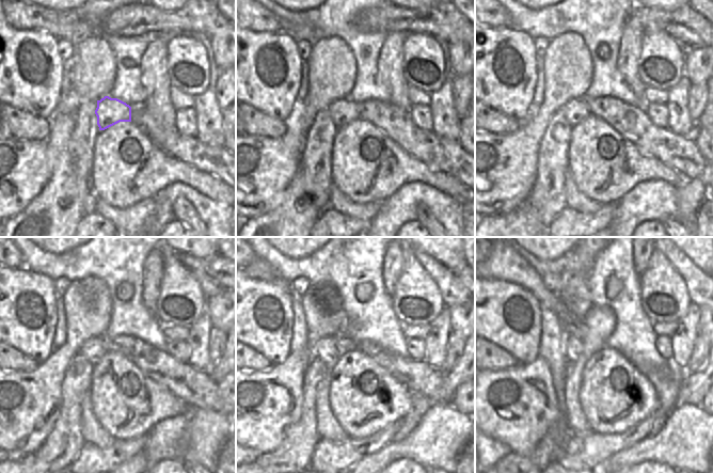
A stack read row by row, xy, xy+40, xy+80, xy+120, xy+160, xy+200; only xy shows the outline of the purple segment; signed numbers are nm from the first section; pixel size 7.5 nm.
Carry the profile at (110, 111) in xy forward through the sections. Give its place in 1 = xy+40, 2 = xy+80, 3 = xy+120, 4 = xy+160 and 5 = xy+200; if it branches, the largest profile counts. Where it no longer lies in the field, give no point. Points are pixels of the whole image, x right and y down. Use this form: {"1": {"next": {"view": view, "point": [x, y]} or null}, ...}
{"1": {"next": {"view": "xy+40", "point": [344, 111]}}, "2": {"next": {"view": "xy+80", "point": [575, 111]}}, "3": {"next": {"view": "xy+120", "point": [93, 349]}}, "4": {"next": {"view": "xy+160", "point": [326, 349]}}, "5": {"next": {"view": "xy+200", "point": [572, 345]}}}

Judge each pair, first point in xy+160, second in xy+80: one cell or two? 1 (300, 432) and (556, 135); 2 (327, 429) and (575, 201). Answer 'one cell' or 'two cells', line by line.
1: one cell
2: one cell

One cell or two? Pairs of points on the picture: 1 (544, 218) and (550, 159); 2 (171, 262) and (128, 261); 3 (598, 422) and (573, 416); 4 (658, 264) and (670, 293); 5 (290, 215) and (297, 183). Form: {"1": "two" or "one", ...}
{"1": "one", "2": "two", "3": "two", "4": "one", "5": "one"}

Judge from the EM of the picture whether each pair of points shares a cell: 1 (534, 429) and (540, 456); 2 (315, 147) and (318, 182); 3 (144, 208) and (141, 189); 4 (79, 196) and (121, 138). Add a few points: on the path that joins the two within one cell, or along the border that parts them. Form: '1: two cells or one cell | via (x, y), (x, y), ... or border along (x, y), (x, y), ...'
1: two cells | border along (550, 426), (545, 435), (526, 456), (517, 455)
2: one cell | via (316, 156), (317, 173)
3: two cells | border along (152, 196), (145, 198), (125, 208), (120, 208)
4: two cells | border along (92, 173), (92, 192), (95, 195)

